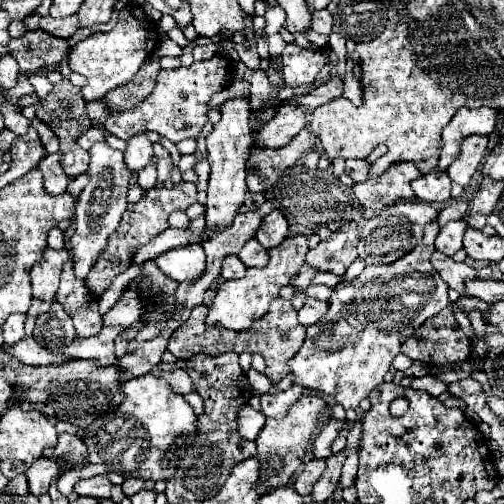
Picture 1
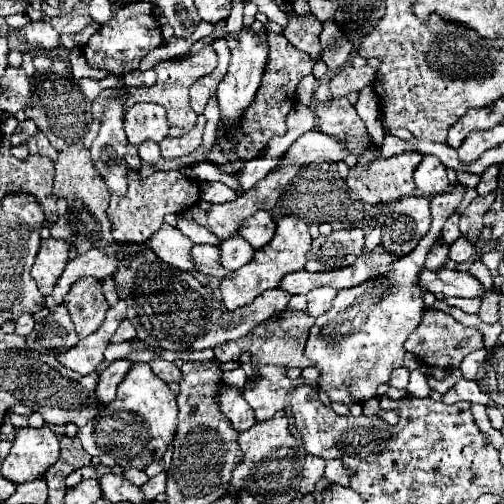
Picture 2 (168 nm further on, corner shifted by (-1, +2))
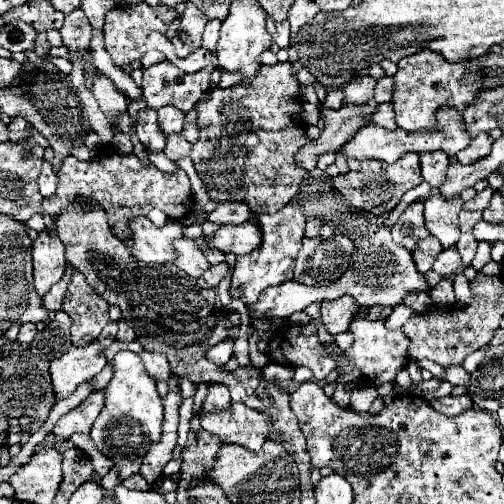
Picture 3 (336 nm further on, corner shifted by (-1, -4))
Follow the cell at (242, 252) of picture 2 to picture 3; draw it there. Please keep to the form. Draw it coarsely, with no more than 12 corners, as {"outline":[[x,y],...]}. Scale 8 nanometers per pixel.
{"outline":[[226,262],[210,266],[202,274],[210,288],[220,284],[232,268]]}

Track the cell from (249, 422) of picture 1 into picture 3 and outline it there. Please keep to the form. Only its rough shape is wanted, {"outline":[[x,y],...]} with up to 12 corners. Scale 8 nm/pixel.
{"outline":[[212,384],[202,404],[202,410],[230,408],[228,388]]}

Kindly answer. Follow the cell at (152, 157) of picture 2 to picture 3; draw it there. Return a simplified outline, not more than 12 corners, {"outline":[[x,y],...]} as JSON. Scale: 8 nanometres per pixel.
{"outline":[[140,110],[136,134],[150,154],[164,150],[166,136],[156,112]]}

